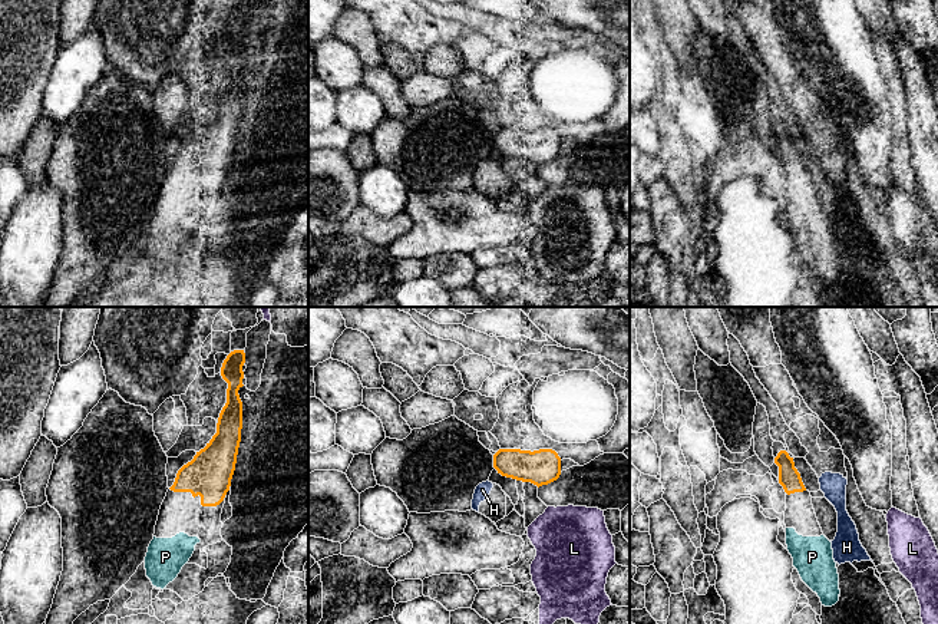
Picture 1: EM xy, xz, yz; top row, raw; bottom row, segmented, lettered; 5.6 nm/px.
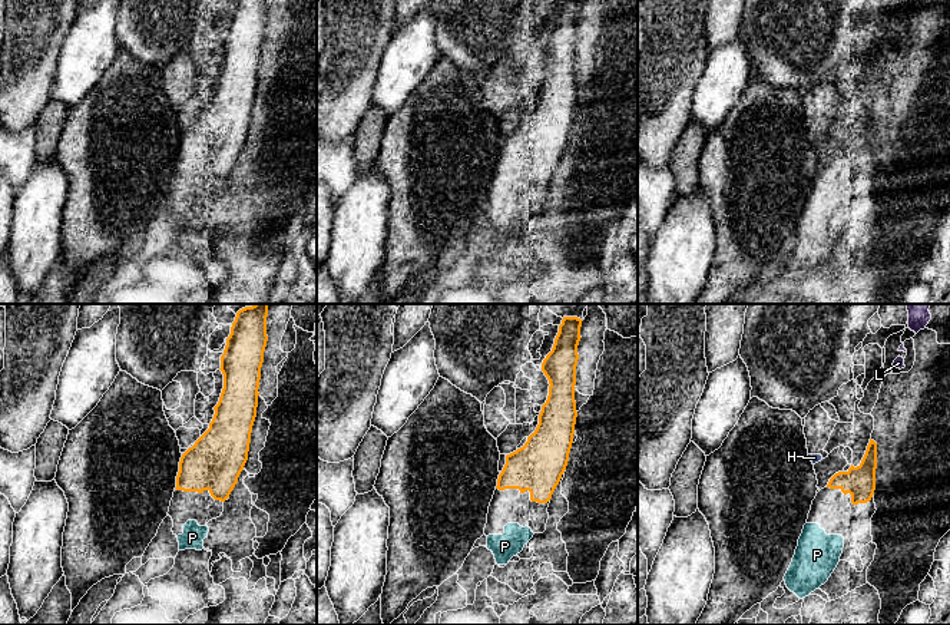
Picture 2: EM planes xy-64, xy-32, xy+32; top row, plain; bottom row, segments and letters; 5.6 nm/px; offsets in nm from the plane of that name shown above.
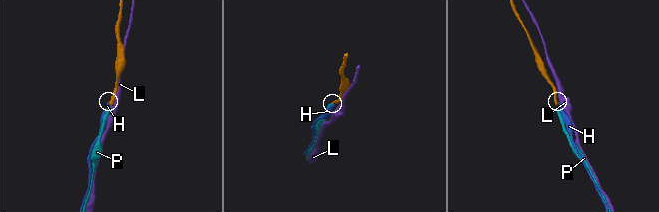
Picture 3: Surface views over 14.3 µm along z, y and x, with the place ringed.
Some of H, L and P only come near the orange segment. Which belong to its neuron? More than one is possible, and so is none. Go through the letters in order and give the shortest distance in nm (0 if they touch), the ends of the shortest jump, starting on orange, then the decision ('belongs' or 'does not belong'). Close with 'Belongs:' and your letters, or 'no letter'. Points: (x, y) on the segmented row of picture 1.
H: gap 70 nm; span xz (498, 472), (491, 482); does not belong
L: gap 130 nm; span xz (538, 487), (548, 507); does not belong
P: gap 180 nm; span xy (202, 505), (197, 537); belongs
Belongs: P

